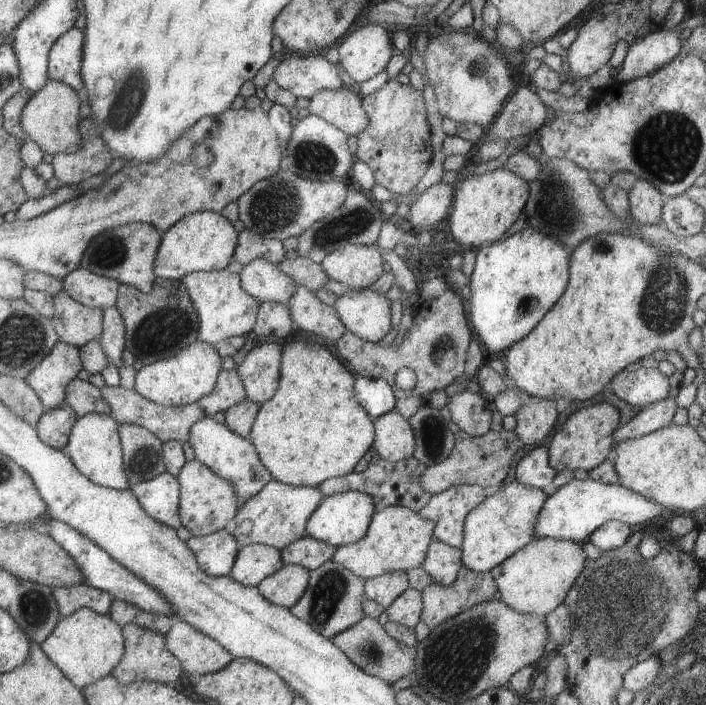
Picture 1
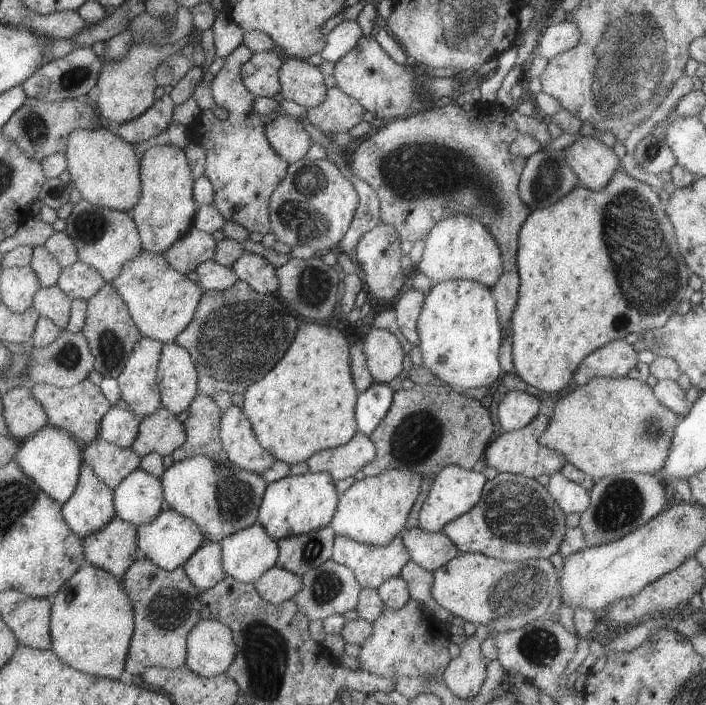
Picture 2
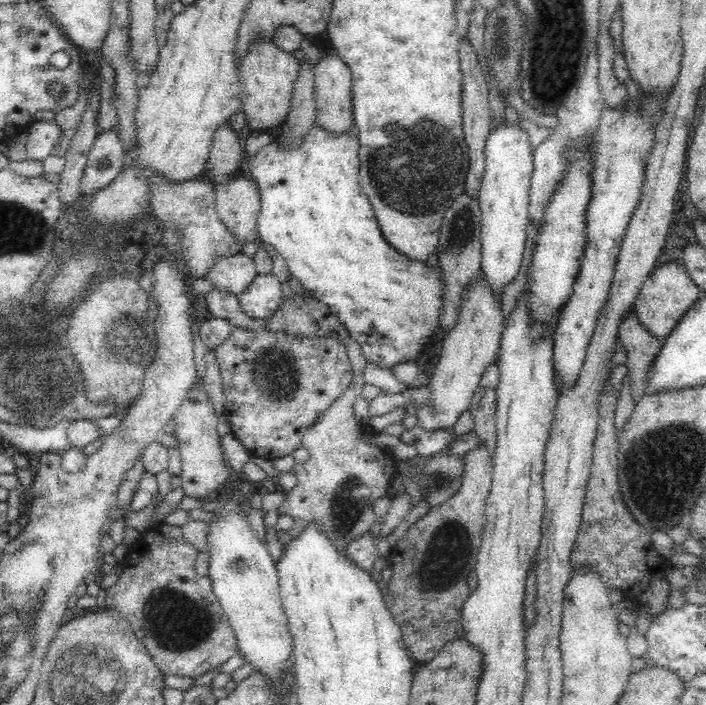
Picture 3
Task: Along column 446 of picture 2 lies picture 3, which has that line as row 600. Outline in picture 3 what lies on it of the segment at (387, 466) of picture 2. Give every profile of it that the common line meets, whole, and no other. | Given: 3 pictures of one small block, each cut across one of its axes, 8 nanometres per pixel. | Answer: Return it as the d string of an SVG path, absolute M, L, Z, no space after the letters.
M481 440L460 459L464 459L460 490L446 502L429 508L390 553L393 575L385 603L401 627L403 641L414 661L427 663L447 642L465 636L462 608L471 592L466 577L474 571L487 522L485 502L492 482L493 460Z

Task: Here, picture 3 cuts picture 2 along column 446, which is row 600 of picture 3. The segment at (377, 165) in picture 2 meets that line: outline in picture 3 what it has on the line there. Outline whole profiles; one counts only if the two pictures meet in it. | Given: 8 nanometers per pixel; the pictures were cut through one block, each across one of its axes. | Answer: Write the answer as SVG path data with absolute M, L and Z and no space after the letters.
M166 523L153 525L128 547L121 562L121 573L114 585L106 591L105 601L106 608L114 609L128 619L132 632L144 643L158 671L165 675L177 674L195 679L227 662L231 656L237 654L238 647L226 613L212 592L210 577L196 572L197 550L193 546L194 544L185 539L180 526Z

